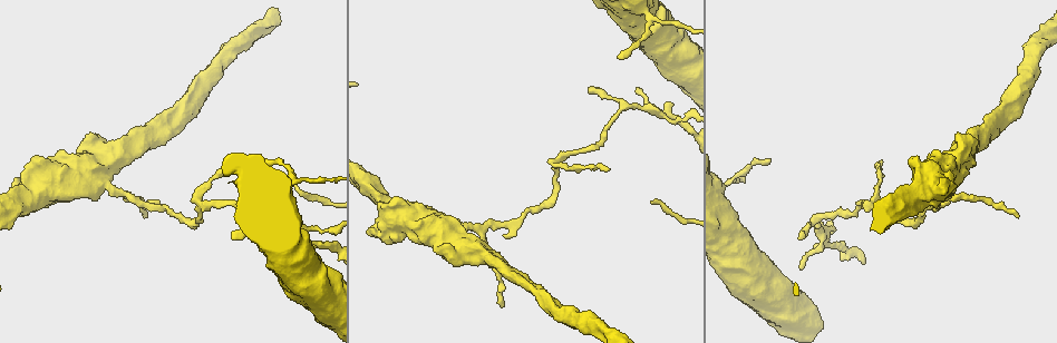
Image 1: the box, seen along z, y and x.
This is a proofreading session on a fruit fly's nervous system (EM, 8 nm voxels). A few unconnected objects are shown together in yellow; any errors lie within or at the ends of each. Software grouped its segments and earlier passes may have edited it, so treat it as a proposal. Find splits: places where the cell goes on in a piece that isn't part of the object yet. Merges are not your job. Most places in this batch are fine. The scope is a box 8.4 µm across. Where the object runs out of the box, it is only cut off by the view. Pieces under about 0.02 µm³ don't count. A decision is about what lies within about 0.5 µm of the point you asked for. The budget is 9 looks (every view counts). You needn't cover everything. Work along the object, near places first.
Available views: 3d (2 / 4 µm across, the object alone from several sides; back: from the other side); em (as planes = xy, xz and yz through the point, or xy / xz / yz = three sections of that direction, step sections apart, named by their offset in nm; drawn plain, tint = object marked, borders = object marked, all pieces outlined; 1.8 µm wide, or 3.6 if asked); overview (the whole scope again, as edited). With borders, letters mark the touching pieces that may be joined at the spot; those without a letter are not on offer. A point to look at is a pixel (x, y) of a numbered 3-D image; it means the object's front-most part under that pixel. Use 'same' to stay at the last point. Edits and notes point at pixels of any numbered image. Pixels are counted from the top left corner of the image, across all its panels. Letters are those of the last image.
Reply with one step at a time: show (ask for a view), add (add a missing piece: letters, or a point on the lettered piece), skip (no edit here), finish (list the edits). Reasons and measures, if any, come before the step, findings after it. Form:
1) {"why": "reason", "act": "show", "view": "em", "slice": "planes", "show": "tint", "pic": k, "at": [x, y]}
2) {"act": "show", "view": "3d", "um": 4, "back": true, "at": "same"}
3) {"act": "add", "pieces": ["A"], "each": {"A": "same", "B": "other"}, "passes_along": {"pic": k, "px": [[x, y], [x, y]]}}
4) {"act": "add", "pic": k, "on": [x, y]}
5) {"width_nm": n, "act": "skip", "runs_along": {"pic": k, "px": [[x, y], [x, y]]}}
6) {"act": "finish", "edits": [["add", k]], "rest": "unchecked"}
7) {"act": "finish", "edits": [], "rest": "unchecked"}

{"why": "branch point", "act": "show", "view": "em", "slice": "planes", "show": "plain", "pic": 1, "at": [659, 112]}

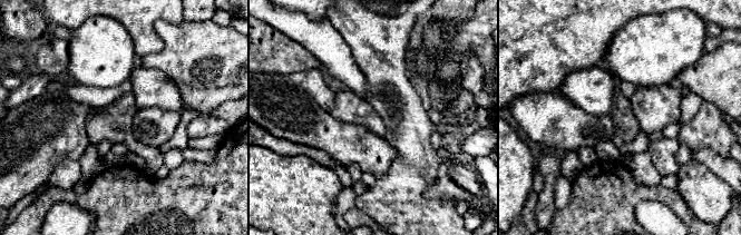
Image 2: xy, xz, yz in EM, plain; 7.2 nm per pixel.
{"act": "show", "view": "em", "slice": "planes", "show": "tint", "at": "same"}

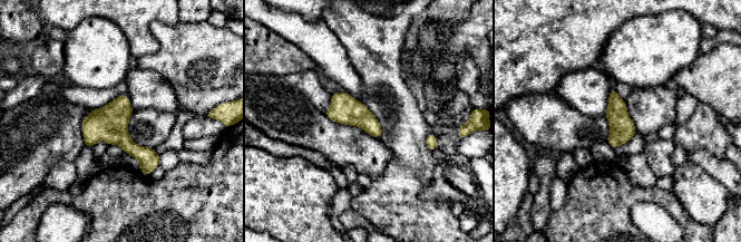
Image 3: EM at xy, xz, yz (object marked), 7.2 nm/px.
{"act": "show", "view": "em", "slice": "planes", "show": "borders", "at": "same"}

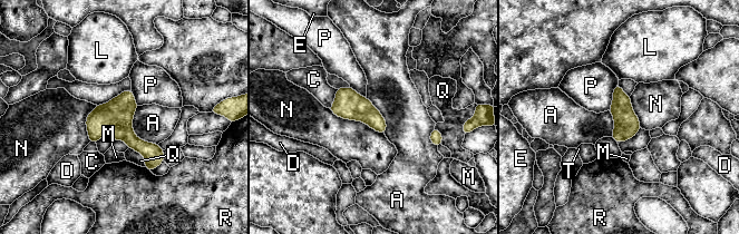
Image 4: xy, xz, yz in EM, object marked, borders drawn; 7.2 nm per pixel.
{"act": "skip", "each": {"A": "other", "C": "other", "D": "other", "E": "other", "L": "other", "M": "other", "N": "other", "P": "other", "Q": "other", "R": "other", "T": "other"}, "border": {"pic": 4, "px": [[137, 106], [133, 132], [157, 144]]}, "found": "no lettered piece goes on from it"}

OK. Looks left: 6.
{"why": "free end", "act": "show", "view": "em", "slice": "planes", "show": "borders", "pic": 1, "at": [608, 169]}

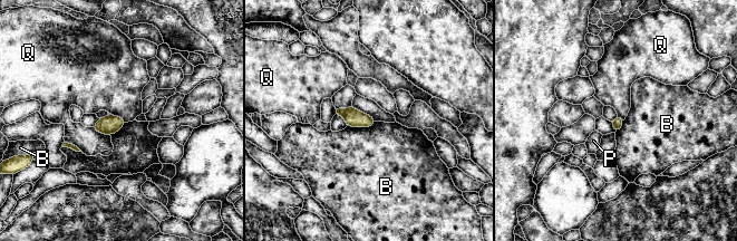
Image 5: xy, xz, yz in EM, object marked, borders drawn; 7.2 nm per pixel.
{"width_nm": 80, "act": "skip", "each": {"B": "other", "P": "other", "Q": "other"}, "border": {"pic": 5, "px": [[376, 122], [370, 126], [347, 126]]}, "found": "no lettered piece goes on from it"}

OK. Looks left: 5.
{"act": "show", "view": "em", "slice": "xy", "step": 8, "show": "borders", "pic": 1, "at": [123, 191]}

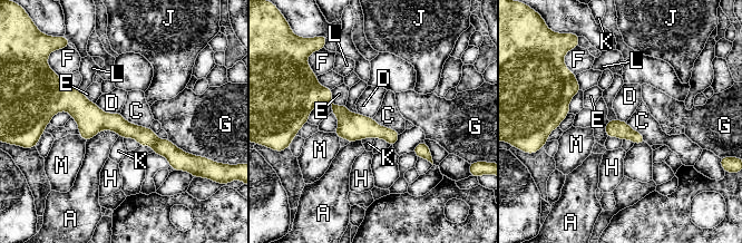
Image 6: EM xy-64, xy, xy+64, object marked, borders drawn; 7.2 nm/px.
{"width_nm": 130, "act": "skip", "each": {"A": "other", "C": "other", "D": "other", "E": "other", "F": "other", "G": "other", "H": "other", "J": "other", "K": "other", "L": "other", "M": "other"}, "runs_along": {"pic": 6, "px": [[59, 106], [181, 154]]}, "found": "no lettered piece goes on from it"}

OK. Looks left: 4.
{"why": "sudden change in width", "act": "show", "view": "em", "um": 3.6, "slice": "yz", "step": 16, "show": "plain", "pic": 1, "at": [295, 180]}

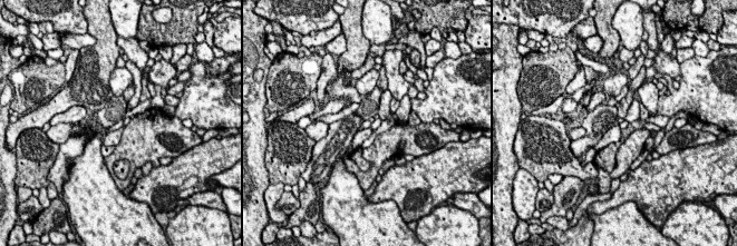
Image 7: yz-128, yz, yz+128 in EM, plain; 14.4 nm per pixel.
{"act": "show", "view": "em", "um": 3.6, "slice": "yz", "step": 16, "show": "borders", "at": "same"}

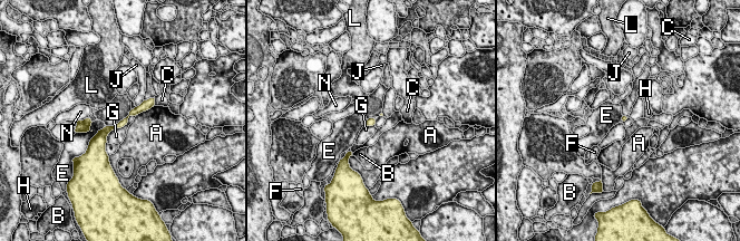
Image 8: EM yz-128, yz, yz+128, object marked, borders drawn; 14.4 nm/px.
{"longest_contact_nm": ["G", 550], "act": "skip", "each": {"A": "other", "B": "other", "C": "other", "E": "other", "F": "other", "G": "other", "H": "other", "J": "other", "L": "other", "N": "other"}, "border": {"pic": 8, "px": [[105, 125], [89, 140]]}, "found": "none of them fits"}

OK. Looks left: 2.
{"act": "finish", "edits": [], "rest": "unchecked"}

